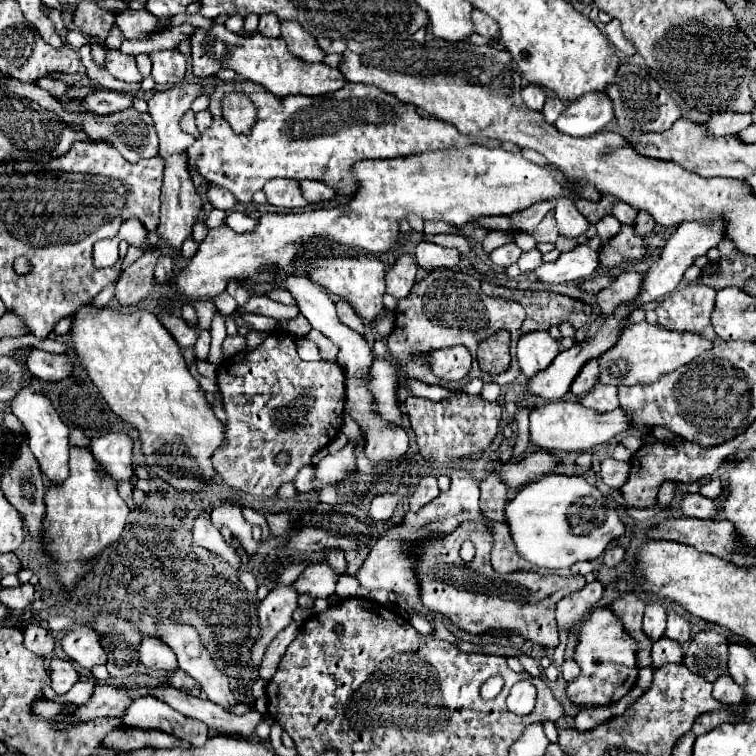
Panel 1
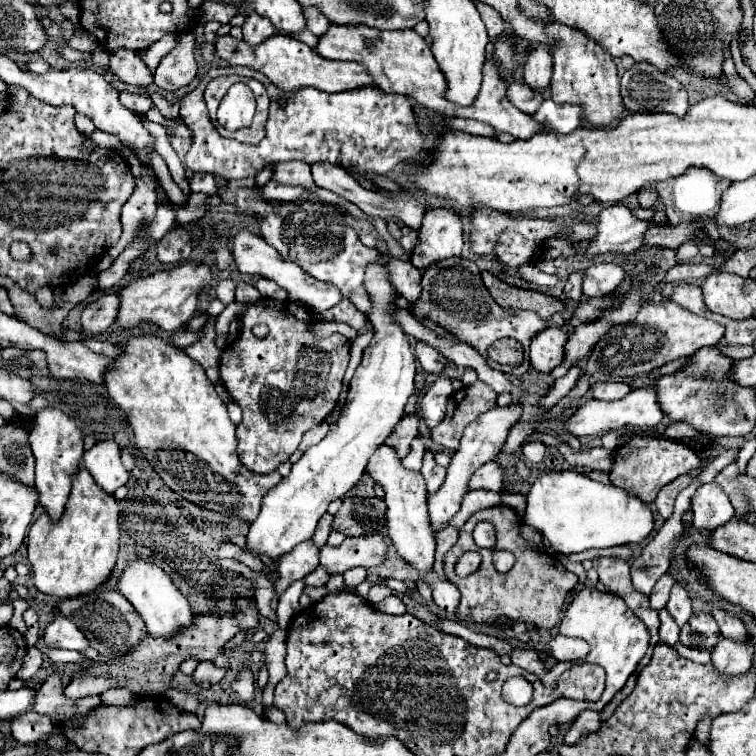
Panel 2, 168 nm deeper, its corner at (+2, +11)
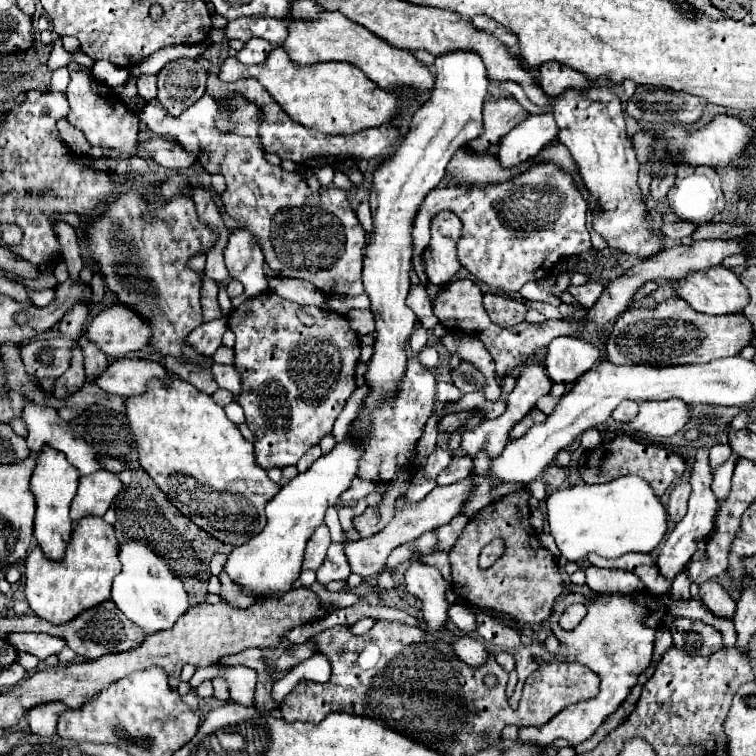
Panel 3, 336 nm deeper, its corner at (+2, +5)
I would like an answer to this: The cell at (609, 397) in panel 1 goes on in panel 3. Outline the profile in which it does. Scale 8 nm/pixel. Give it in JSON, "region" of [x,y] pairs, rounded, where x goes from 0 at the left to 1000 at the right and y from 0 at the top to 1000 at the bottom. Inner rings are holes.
{"region":[[[828,529],[828,532],[820,532],[820,534],[817,534],[817,540],[810,545],[810,553],[812,553],[815,558],[831,558],[831,556],[839,553],[841,548],[844,548],[844,532]]]}

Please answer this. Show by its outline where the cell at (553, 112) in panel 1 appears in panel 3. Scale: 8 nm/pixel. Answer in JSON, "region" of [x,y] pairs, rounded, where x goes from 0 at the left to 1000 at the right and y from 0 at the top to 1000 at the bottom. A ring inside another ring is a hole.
{"region":[[[680,127],[640,135],[640,177],[624,185],[619,193],[627,201],[646,198],[646,190],[656,190],[680,167],[685,167],[685,161],[690,161],[690,156],[696,153],[698,148],[688,143]]]}

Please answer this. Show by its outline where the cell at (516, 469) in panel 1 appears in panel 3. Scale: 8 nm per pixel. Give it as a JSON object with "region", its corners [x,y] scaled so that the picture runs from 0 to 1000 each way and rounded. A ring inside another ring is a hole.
{"region":[[[622,627],[619,632],[614,632],[611,638],[601,638],[601,640],[593,640],[593,643],[579,643],[574,646],[558,664],[548,667],[548,669],[540,669],[540,667],[532,667],[529,661],[524,661],[524,683],[519,685],[519,690],[500,706],[489,709],[489,712],[479,712],[479,714],[460,714],[455,720],[455,733],[466,749],[466,757],[468,759],[476,759],[479,765],[487,765],[487,762],[497,762],[508,754],[511,749],[511,741],[516,735],[516,730],[537,717],[545,717],[550,714],[553,709],[558,709],[561,704],[566,701],[577,701],[582,698],[585,693],[593,693],[598,688],[598,683],[606,680],[606,675],[611,675],[611,664],[616,664],[616,659],[622,659],[622,643],[627,643],[627,627]]]}

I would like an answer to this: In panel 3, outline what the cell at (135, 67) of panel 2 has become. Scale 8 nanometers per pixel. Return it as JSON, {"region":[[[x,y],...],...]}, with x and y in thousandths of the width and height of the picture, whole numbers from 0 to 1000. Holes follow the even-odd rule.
{"region":[[[188,98],[180,103],[183,124],[192,134],[204,132],[208,127],[208,101],[200,98]]]}

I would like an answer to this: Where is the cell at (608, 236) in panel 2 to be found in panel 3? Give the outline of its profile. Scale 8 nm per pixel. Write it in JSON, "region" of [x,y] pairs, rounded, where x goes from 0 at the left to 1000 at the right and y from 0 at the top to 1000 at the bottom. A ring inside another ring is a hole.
{"region":[[[897,291],[897,294],[889,294],[889,296],[878,296],[876,302],[873,302],[873,310],[878,312],[878,315],[884,315],[884,317],[902,317],[905,312],[913,312],[915,307],[921,304],[921,299],[918,296],[913,296],[913,294],[905,294],[905,291]]]}

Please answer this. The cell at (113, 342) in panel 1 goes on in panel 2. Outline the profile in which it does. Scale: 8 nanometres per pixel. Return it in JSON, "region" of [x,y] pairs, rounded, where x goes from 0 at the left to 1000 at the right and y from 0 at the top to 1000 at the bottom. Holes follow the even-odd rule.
{"region":[[[185,444],[172,447],[161,455],[167,466],[151,474],[151,489],[140,492],[140,513],[148,529],[167,545],[169,558],[177,569],[180,593],[193,598],[193,608],[206,622],[206,627],[217,635],[217,640],[238,653],[243,661],[275,672],[294,680],[310,680],[317,688],[333,693],[344,677],[344,664],[349,653],[362,646],[373,630],[368,624],[339,627],[328,624],[312,598],[312,561],[304,556],[299,534],[283,516],[283,508],[272,500],[272,492],[262,479],[249,474],[238,460],[230,460],[225,452],[206,444]],[[209,595],[230,595],[230,601],[196,601]]]}

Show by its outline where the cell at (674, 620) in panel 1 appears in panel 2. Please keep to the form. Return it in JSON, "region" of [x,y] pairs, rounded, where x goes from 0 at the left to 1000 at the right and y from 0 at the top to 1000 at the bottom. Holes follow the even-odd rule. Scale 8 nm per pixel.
{"region":[[[897,770],[889,775],[889,783],[886,783],[886,794],[881,799],[881,807],[889,812],[889,817],[899,828],[907,825],[907,820],[915,815],[915,794],[913,794],[910,783]]]}

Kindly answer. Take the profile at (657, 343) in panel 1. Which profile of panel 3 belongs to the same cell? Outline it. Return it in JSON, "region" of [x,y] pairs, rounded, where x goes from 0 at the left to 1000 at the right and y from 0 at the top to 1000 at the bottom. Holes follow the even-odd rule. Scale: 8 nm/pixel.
{"region":[[[884,394],[865,407],[836,407],[823,415],[799,452],[799,466],[807,479],[820,484],[894,484],[971,471],[979,460],[992,455],[995,444],[995,429],[981,413],[963,418],[937,418],[921,413],[902,394]]]}

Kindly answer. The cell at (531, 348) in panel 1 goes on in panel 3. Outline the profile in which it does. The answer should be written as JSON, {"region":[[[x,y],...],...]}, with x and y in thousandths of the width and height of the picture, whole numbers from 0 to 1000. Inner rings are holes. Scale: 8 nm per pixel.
{"region":[[[762,444],[733,447],[722,463],[722,492],[733,505],[759,505],[794,474],[794,463]]]}

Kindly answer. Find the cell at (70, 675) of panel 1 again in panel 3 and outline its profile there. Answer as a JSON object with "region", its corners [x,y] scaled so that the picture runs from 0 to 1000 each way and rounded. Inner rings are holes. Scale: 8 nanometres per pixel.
{"region":[[[61,929],[61,931],[50,931],[50,934],[40,937],[34,944],[40,968],[66,976],[74,968],[77,950],[82,942],[87,942],[87,937],[90,934],[85,929]]]}

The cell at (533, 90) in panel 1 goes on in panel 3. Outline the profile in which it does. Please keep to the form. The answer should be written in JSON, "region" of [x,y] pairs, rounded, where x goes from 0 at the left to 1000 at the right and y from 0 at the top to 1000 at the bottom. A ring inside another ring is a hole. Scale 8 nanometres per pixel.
{"region":[[[720,82],[712,90],[712,114],[720,119],[722,127],[733,130],[741,122],[746,122],[749,116],[772,116],[778,114],[778,106],[772,98],[767,98],[765,93],[741,85],[741,82]]]}

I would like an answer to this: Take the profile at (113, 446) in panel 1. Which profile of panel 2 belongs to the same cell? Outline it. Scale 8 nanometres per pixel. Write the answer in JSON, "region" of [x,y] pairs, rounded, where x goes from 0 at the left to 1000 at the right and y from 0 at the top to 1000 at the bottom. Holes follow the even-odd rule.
{"region":[[[151,582],[130,585],[111,601],[108,614],[140,653],[151,653],[172,630],[159,611],[159,593]]]}

